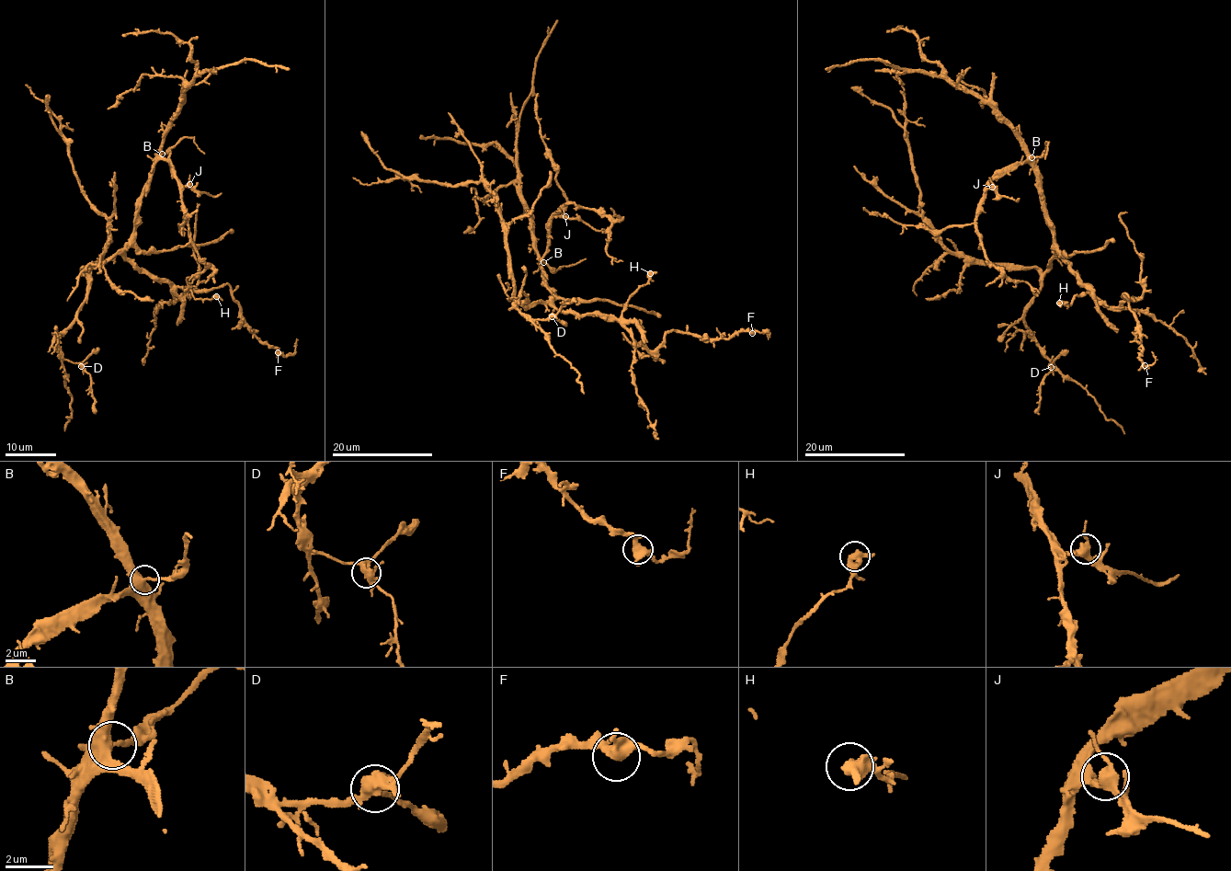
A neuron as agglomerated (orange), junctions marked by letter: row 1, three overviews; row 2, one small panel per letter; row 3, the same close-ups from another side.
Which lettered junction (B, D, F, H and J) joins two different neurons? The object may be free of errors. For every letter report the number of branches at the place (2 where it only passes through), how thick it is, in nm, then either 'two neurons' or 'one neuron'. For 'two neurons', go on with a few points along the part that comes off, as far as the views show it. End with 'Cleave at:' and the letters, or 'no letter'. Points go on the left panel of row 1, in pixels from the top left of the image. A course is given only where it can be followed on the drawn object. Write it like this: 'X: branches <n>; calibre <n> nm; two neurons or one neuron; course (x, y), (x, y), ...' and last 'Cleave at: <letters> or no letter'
B: branches 4; calibre 360 nm; one neuron
D: branches 5; calibre 380 nm; one neuron
F: branches 3; calibre 380 nm; one neuron
H: branches 3; calibre 360 nm; one neuron
J: branches 3; calibre 360 nm; one neuron
Cleave at: no letter

